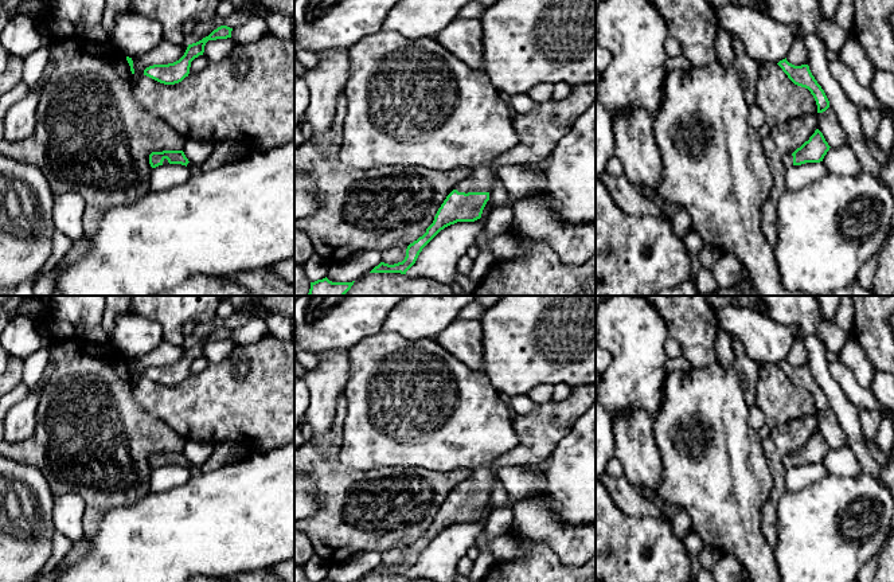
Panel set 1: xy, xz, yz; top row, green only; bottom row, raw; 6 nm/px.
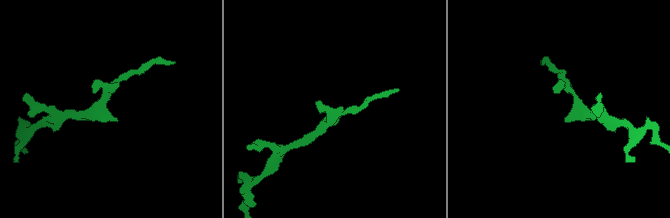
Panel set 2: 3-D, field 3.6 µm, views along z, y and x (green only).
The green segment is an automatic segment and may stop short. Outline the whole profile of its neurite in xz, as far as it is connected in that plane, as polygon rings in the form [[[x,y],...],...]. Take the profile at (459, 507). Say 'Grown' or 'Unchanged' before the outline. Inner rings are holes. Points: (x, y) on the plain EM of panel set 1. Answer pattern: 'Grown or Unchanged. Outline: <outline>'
Grown. Outline: [[[475,466],[472,476],[453,491],[438,509],[433,524],[426,534],[406,550],[406,558],[402,563],[389,566],[380,563],[370,574],[401,574],[415,565],[422,550],[445,528],[457,523],[475,523],[481,519],[483,511],[489,501],[489,491],[496,481],[496,473],[492,466]]]

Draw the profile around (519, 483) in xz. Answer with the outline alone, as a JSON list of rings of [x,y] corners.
[[[505,466],[495,470],[497,480],[501,481],[508,495],[508,501],[489,512],[484,523],[488,539],[510,534],[514,504],[518,500],[531,497],[543,488],[546,483],[543,469],[544,466],[534,466],[531,470],[526,466]]]

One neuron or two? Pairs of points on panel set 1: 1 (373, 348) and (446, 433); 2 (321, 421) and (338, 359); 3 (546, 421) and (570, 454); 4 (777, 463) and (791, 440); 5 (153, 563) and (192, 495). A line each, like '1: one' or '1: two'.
1: one
2: one
3: two
4: one
5: one

